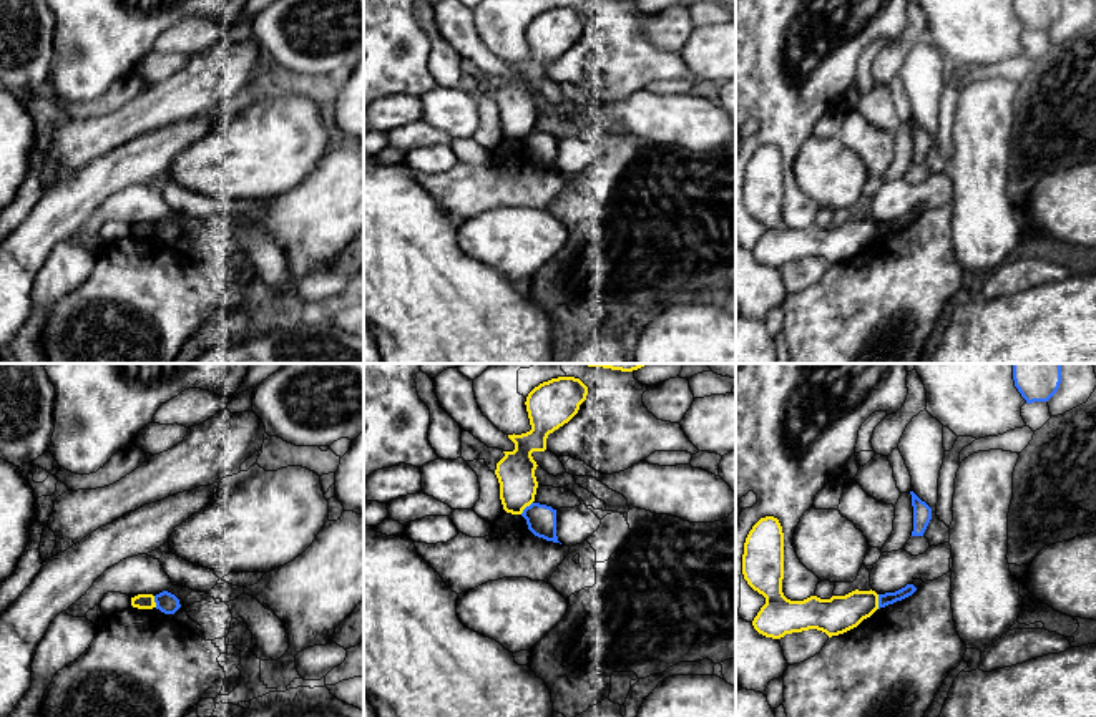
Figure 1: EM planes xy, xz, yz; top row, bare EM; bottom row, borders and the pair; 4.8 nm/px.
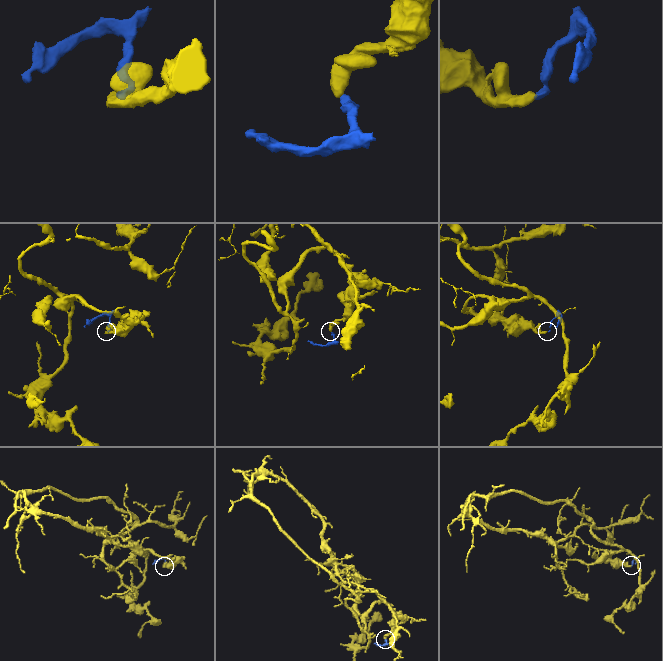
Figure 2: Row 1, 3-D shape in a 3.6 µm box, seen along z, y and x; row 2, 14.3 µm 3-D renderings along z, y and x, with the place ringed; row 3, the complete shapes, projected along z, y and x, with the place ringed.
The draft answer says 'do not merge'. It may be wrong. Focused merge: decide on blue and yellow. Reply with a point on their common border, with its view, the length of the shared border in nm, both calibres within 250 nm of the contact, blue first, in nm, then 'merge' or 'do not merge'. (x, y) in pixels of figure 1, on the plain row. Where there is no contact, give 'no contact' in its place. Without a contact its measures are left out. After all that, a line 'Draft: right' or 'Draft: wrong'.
yz (879, 229) | 70 nm | 60/180 nm | do not merge
Draft: right

